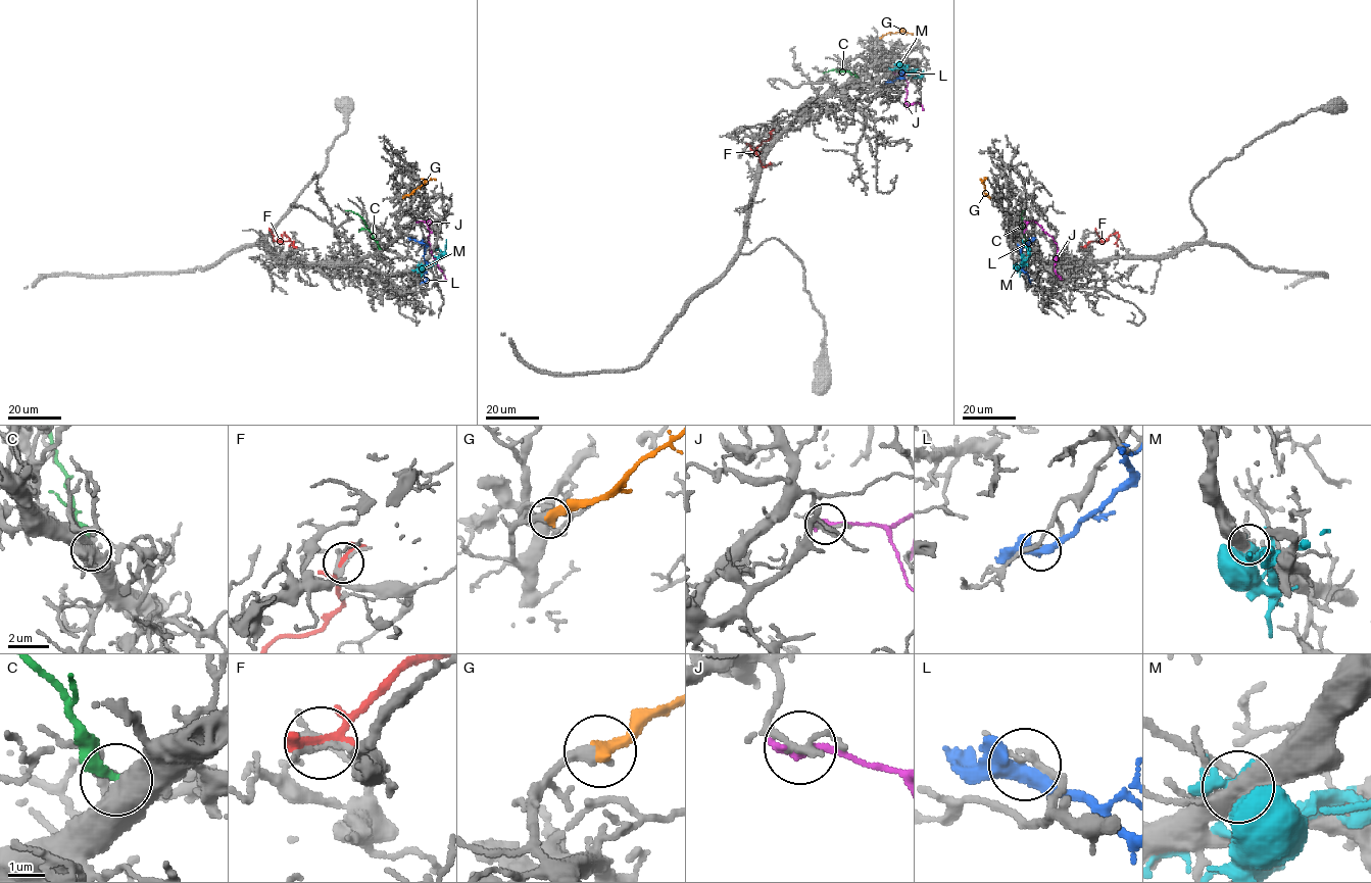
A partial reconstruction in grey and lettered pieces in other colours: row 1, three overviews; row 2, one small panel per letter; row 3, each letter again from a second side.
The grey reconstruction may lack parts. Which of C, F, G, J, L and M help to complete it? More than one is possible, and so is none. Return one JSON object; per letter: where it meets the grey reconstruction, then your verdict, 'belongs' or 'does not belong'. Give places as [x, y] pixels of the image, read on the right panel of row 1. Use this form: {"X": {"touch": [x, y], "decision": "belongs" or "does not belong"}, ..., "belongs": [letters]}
{"C": {"touch": [1029, 248], "decision": "does not belong"}, "F": {"touch": [1083, 247], "decision": "does not belong"}, "G": {"touch": [989, 197], "decision": "belongs"}, "J": {"touch": [1025, 222], "decision": "does not belong"}, "L": {"touch": [1033, 238], "decision": "does not belong"}, "M": {"touch": [1017, 264], "decision": "does not belong"}, "belongs": ["G"]}

